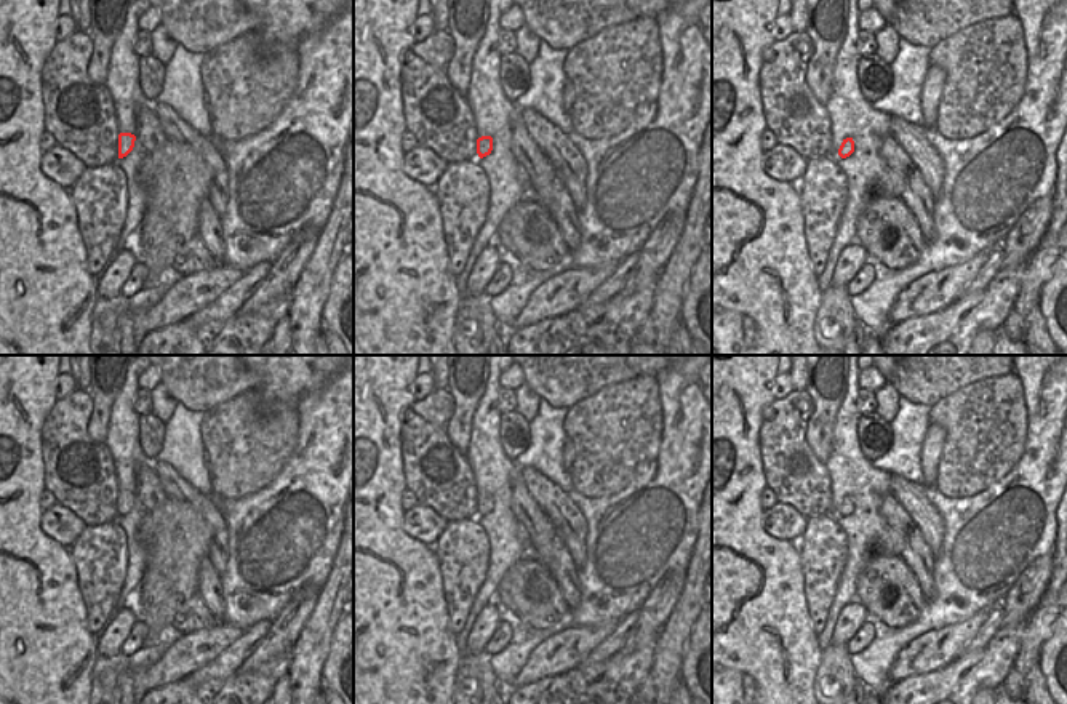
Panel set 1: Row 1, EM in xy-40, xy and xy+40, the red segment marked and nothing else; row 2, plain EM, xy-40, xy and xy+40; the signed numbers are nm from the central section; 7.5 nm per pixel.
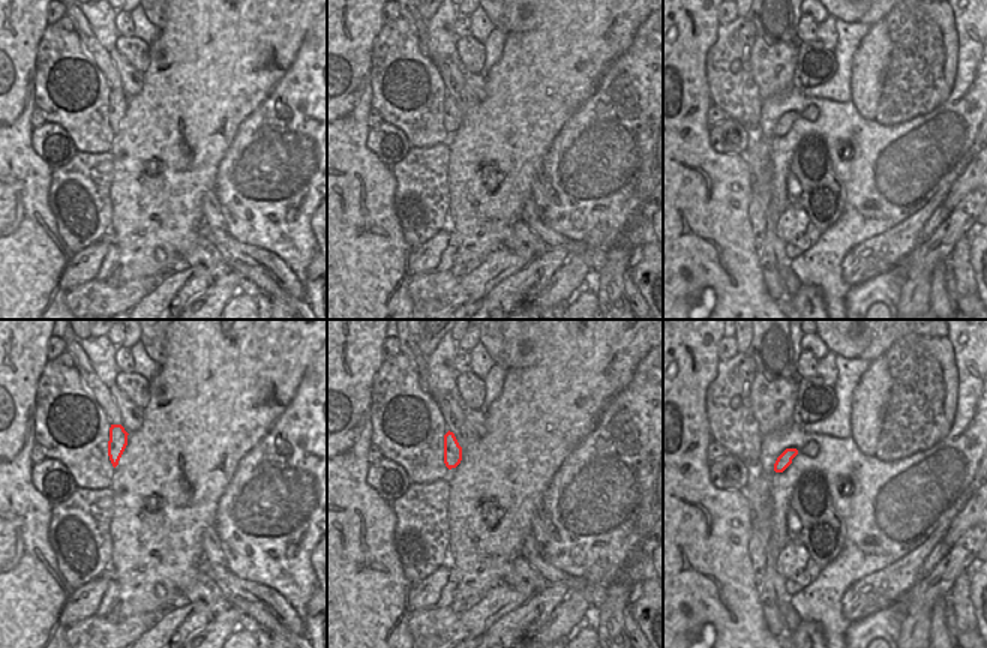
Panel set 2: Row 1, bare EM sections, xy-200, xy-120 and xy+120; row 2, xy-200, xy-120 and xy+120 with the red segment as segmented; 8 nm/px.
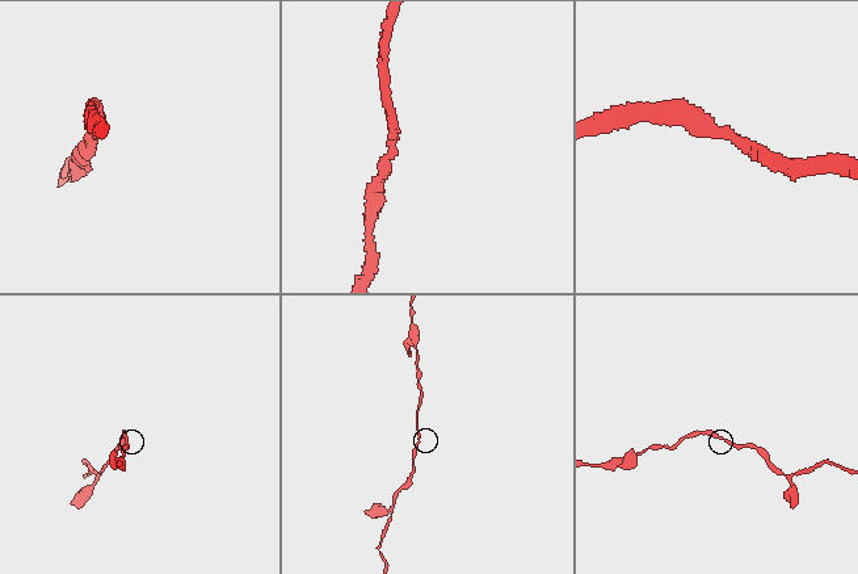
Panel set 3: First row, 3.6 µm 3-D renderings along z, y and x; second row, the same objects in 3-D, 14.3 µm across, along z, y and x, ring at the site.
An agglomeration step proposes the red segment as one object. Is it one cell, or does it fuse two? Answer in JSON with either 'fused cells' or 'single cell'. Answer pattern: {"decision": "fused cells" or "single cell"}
{"decision": "single cell"}

